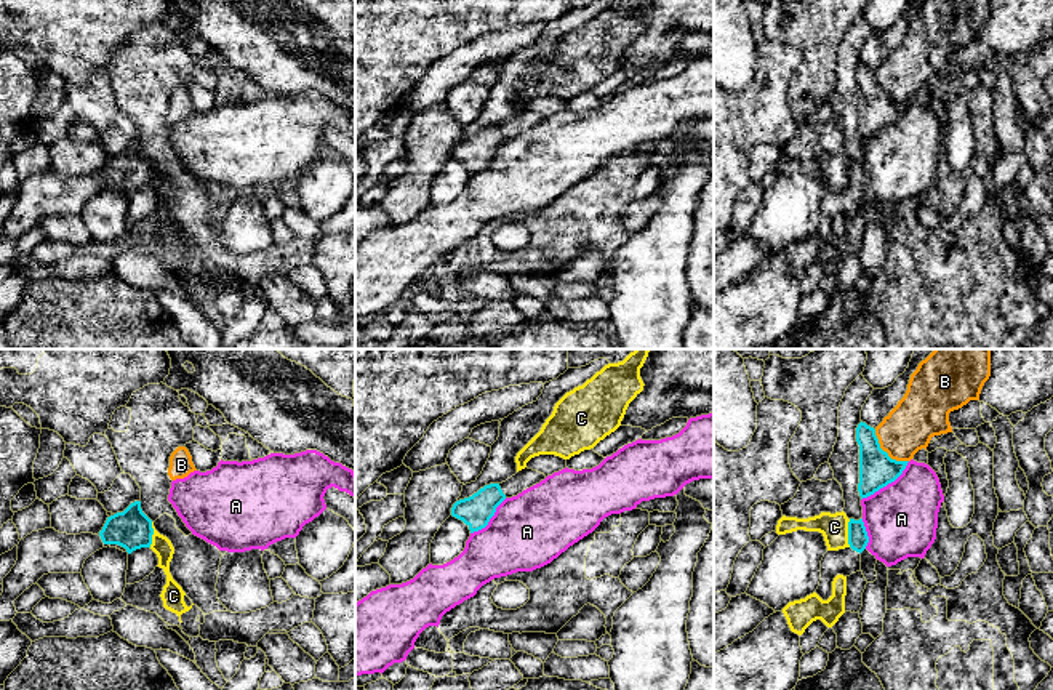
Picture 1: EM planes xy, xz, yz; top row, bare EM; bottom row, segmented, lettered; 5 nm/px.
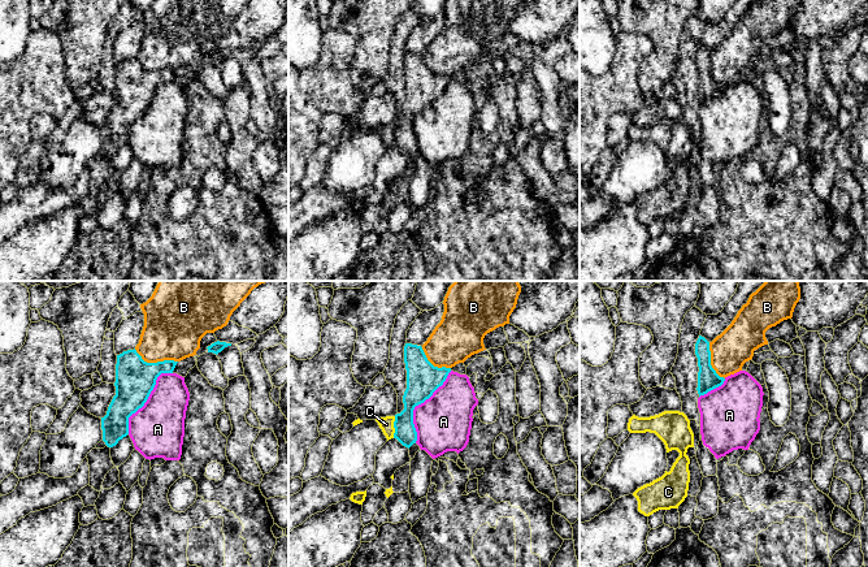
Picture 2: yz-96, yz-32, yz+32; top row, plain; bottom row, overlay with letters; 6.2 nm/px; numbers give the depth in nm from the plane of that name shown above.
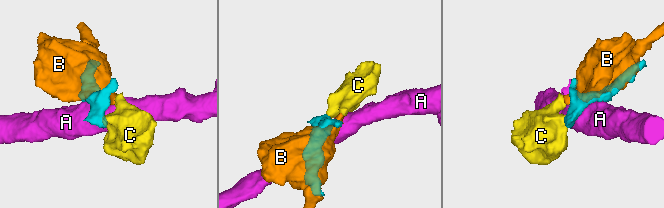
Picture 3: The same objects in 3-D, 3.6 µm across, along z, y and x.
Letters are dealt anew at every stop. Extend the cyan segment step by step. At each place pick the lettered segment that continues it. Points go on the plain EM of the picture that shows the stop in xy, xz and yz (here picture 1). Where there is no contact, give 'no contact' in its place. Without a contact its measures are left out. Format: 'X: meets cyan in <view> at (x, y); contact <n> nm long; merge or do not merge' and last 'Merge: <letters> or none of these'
A: meets cyan in yz at (887, 125); contact 320 nm long; do not merge
B: meets cyan in yz at (885, 93); contact 240 nm long; do not merge
C: meets cyan in yz at (848, 175); contact 140 nm long; do not merge
Merge: none of these

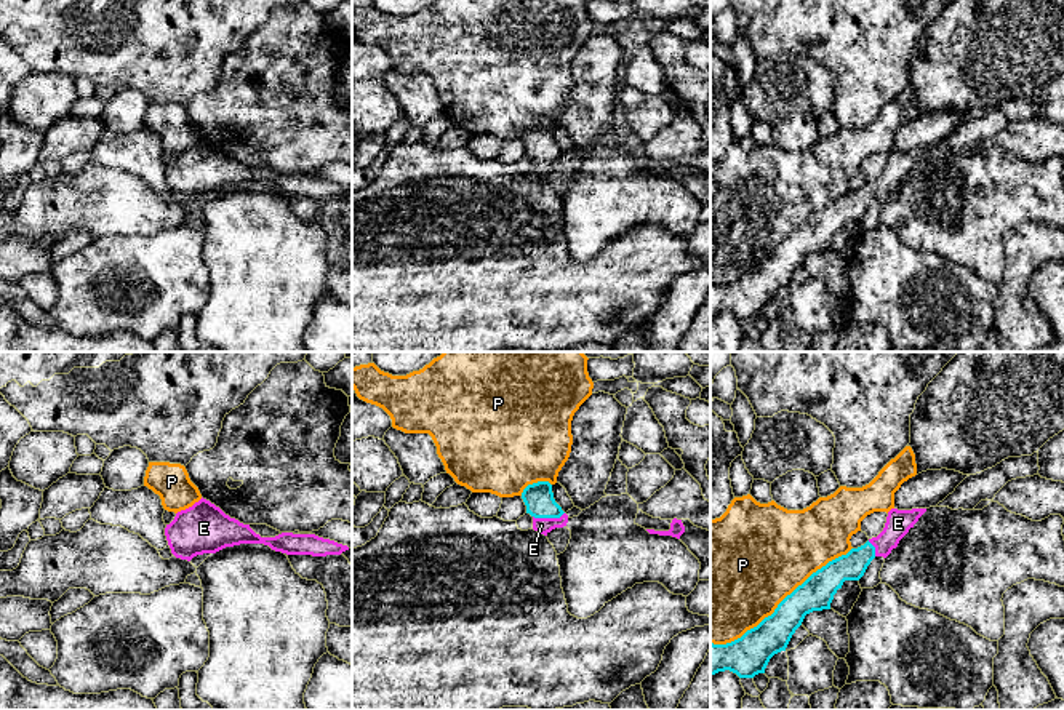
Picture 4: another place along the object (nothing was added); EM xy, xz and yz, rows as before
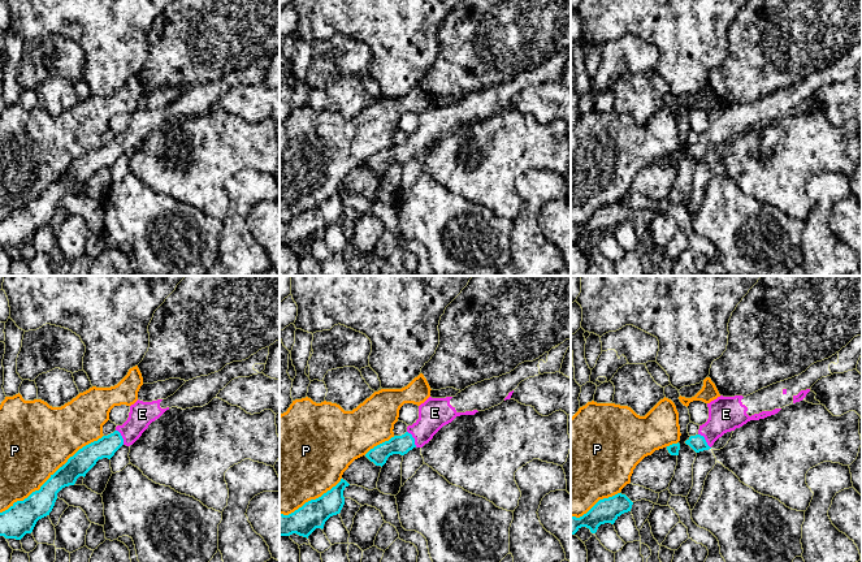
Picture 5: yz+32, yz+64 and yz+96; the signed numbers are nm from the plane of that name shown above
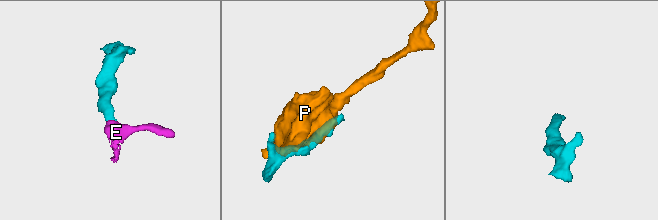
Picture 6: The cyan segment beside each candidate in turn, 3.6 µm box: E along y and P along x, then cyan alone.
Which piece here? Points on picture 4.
E: meets cyan in xz at (548, 159); contact 160 nm long; merge
P: meets cyan in yz at (780, 245); contact 850 nm long; do not merge
Merge: E

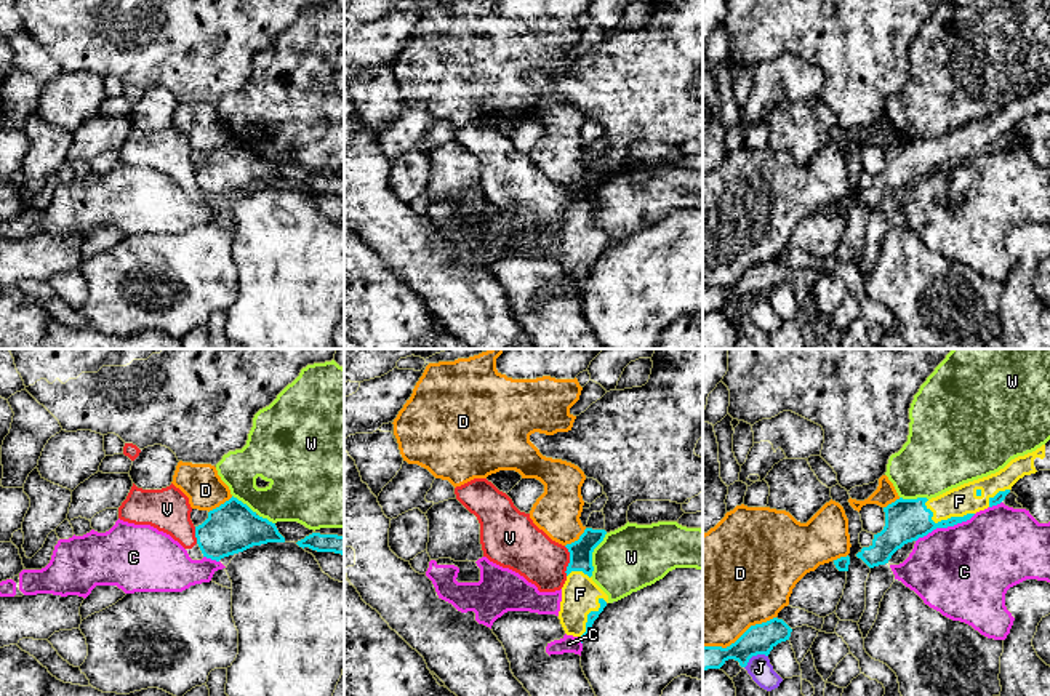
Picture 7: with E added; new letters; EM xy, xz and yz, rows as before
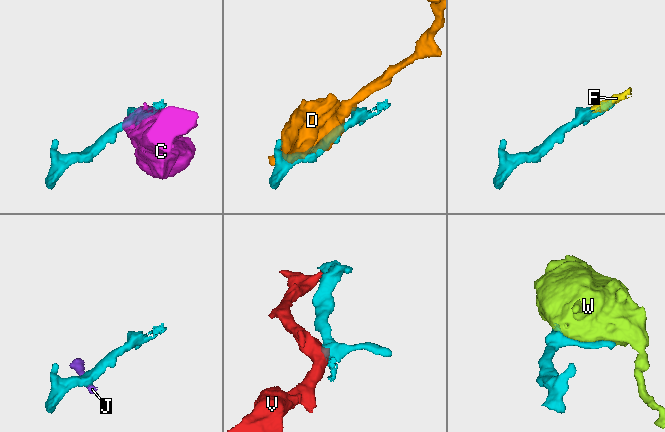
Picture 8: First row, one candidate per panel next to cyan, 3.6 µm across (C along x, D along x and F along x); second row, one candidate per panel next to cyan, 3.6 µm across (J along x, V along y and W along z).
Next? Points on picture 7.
C: meets cyan in yz at (945, 168); contact 340 nm long; do not merge
D: meets cyan in yz at (740, 279); contact 400 nm long; do not merge
F: meets cyan in yz at (945, 162); contact 260 nm long; merge
J: meets cyan in yz at (754, 296); contact 140 nm long; do not merge
V: meets cyan in xz at (570, 202); contact 150 nm long; do not merge
W: meets cyan in xz at (591, 197); contact 240 nm long; do not merge
Merge: F

